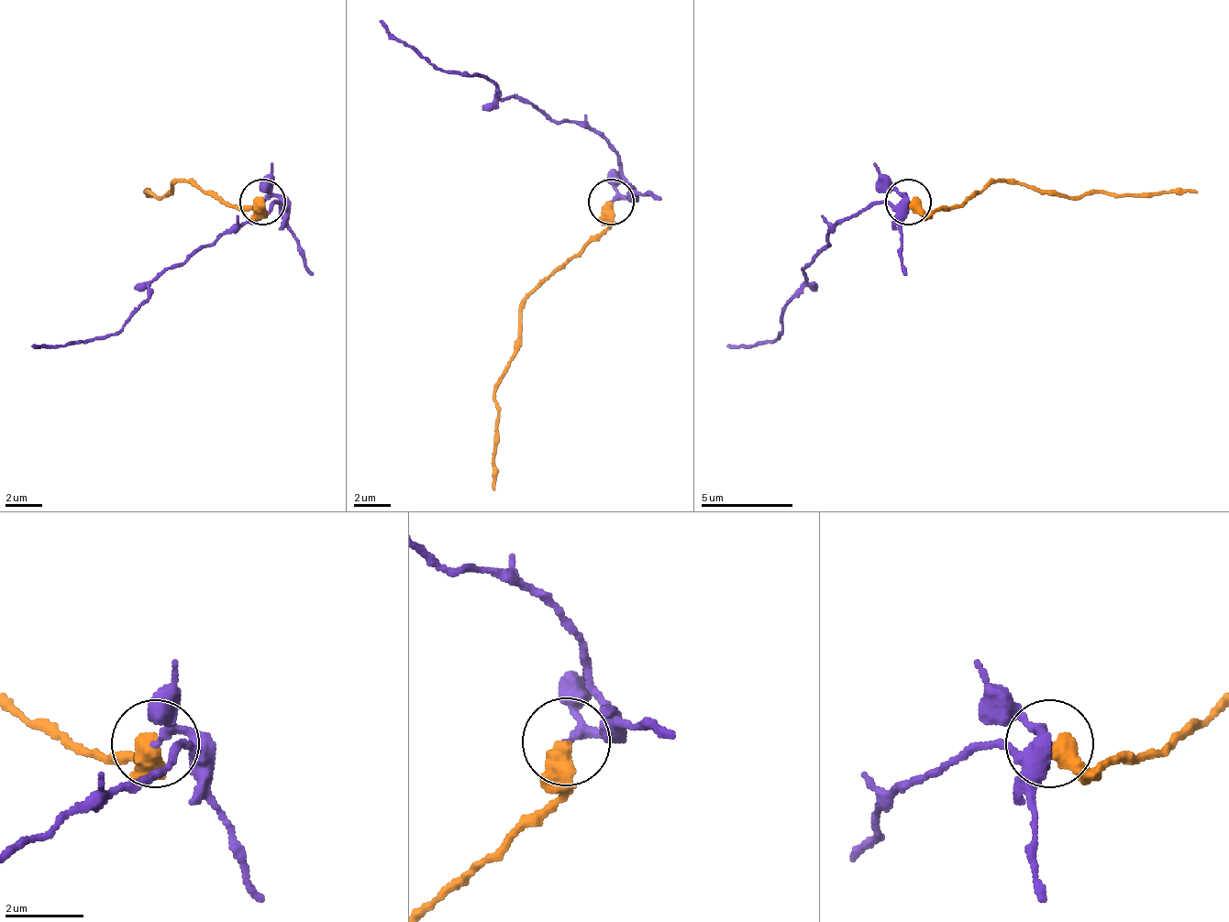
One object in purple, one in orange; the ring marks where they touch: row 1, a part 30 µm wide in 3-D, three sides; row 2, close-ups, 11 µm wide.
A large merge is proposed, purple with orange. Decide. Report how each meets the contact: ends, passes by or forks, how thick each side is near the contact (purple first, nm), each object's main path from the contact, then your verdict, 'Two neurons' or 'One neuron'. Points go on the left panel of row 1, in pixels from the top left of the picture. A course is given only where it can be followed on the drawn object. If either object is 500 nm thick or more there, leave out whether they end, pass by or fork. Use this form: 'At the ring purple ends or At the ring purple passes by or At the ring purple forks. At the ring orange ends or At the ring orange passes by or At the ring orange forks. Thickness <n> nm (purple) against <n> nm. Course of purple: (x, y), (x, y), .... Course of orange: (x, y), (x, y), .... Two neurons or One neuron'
Thickness 180 nm (purple) against 550 nm. Course of purple: (261, 201), (280, 201), (170, 264), (133, 314), (115, 333), (32, 346). Course of orange: (261, 201), (257, 214), (220, 205), (193, 182), (174, 182), (170, 192), (147, 192). Two neurons

